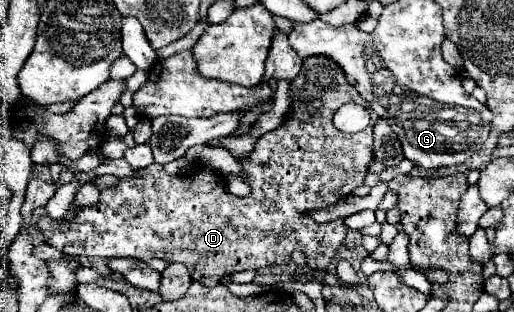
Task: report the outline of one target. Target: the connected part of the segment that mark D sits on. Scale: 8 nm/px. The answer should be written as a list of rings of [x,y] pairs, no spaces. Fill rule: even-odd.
[[[306,58],[300,74],[290,86],[292,102],[296,106],[312,106],[316,118],[292,118],[276,130],[264,134],[250,158],[240,162],[244,166],[244,180],[252,186],[252,194],[238,198],[226,190],[224,174],[212,166],[196,166],[196,176],[188,174],[166,174],[162,166],[148,166],[142,176],[122,178],[116,188],[106,188],[100,192],[100,202],[94,208],[80,210],[74,222],[50,220],[48,216],[38,220],[38,230],[46,236],[46,242],[56,250],[64,250],[68,256],[102,256],[102,258],[136,258],[152,260],[160,258],[164,262],[180,262],[188,268],[192,280],[204,286],[216,286],[224,274],[258,270],[264,266],[286,264],[294,250],[304,252],[306,262],[312,270],[326,270],[334,254],[344,242],[348,228],[344,220],[334,220],[328,226],[318,226],[312,218],[302,216],[304,212],[326,208],[336,204],[340,198],[350,196],[356,186],[364,184],[368,166],[372,162],[372,124],[358,134],[344,134],[334,128],[334,112],[346,104],[356,102],[364,106],[364,100],[352,86],[348,86],[344,74],[328,58]]]

